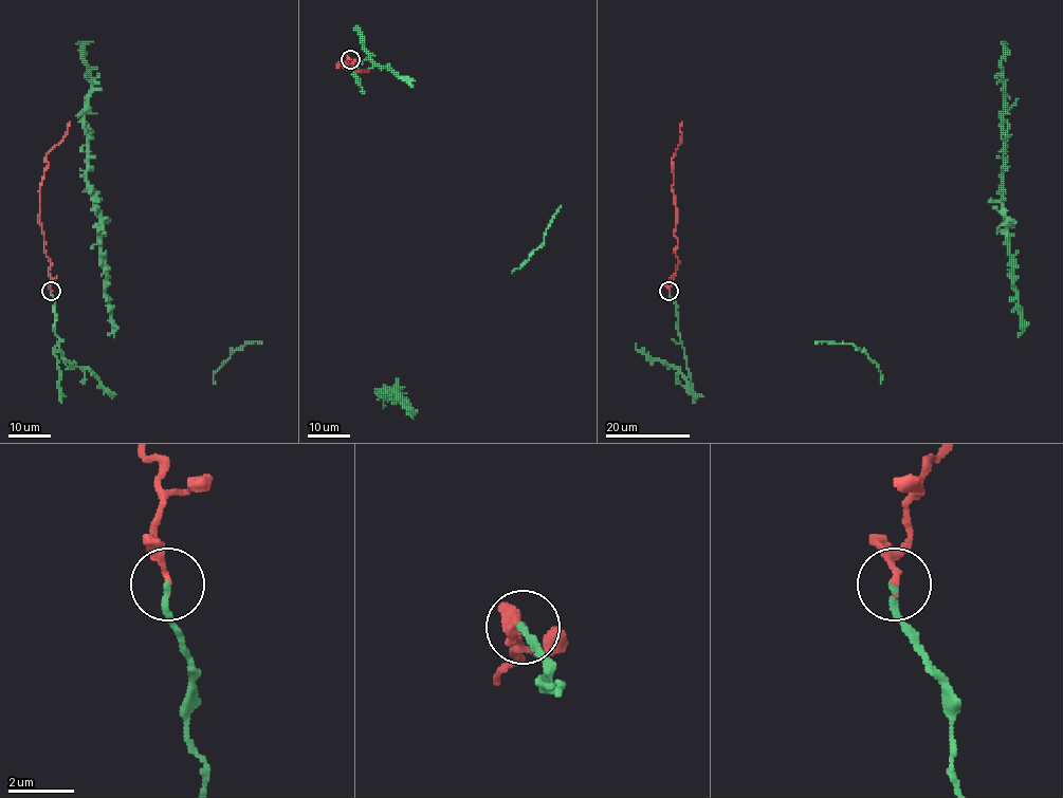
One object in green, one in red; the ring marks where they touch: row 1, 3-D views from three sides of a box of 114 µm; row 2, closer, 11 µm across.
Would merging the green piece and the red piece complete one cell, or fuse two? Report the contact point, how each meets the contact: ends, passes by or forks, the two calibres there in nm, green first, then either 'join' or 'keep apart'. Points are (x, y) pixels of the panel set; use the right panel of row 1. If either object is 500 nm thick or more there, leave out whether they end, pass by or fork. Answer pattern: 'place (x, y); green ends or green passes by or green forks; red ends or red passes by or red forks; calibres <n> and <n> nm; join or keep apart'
place (669, 291); green ends; red passes by; calibres 200 and 130 nm; join

